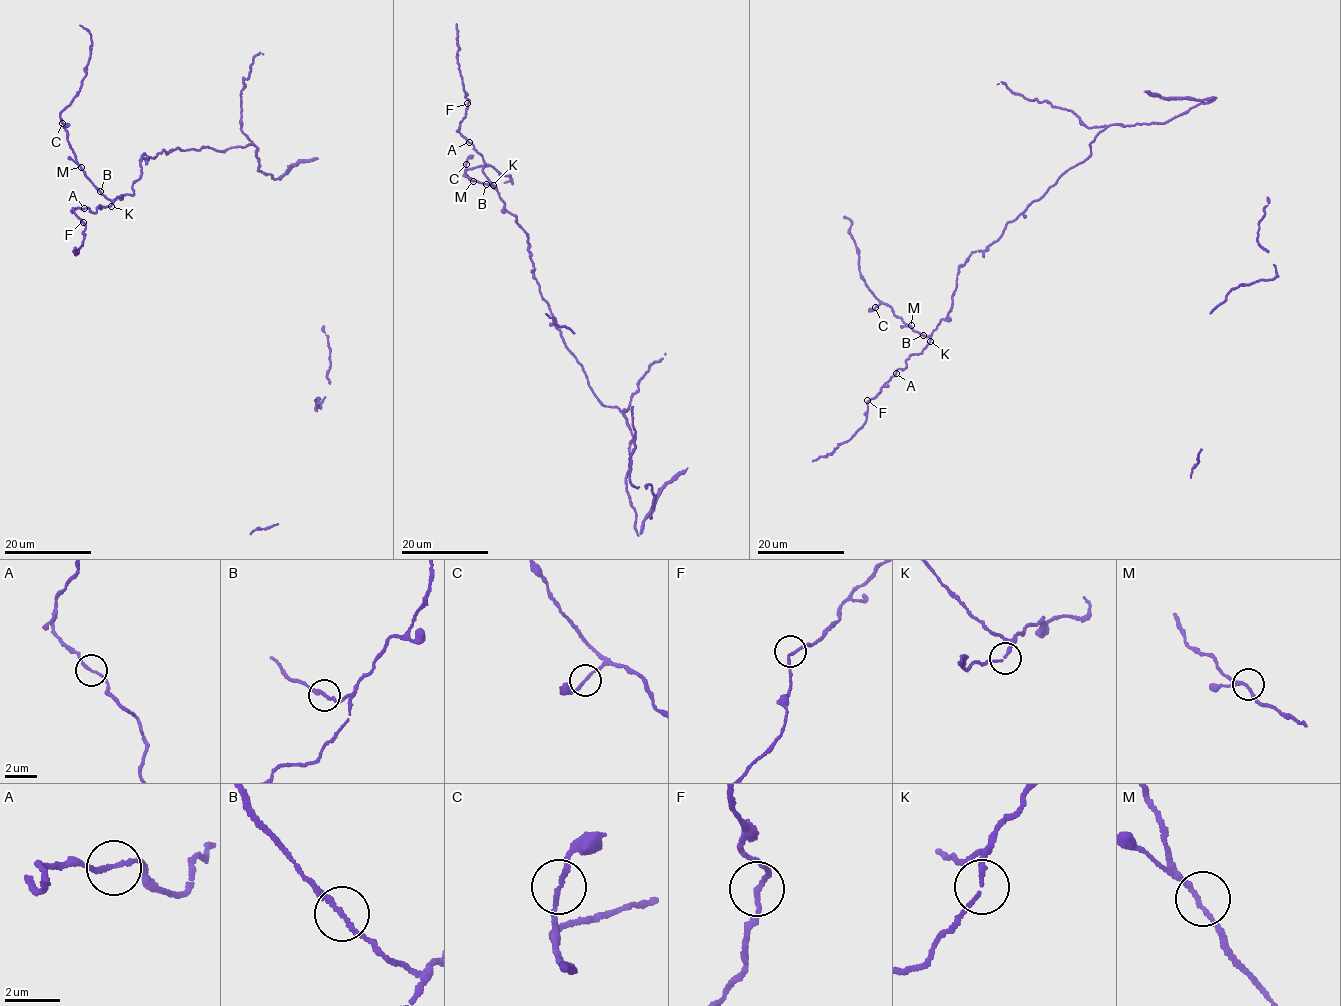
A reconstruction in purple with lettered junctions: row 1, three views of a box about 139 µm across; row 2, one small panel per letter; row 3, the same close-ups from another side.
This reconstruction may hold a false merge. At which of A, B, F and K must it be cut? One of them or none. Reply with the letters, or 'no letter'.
no letter

